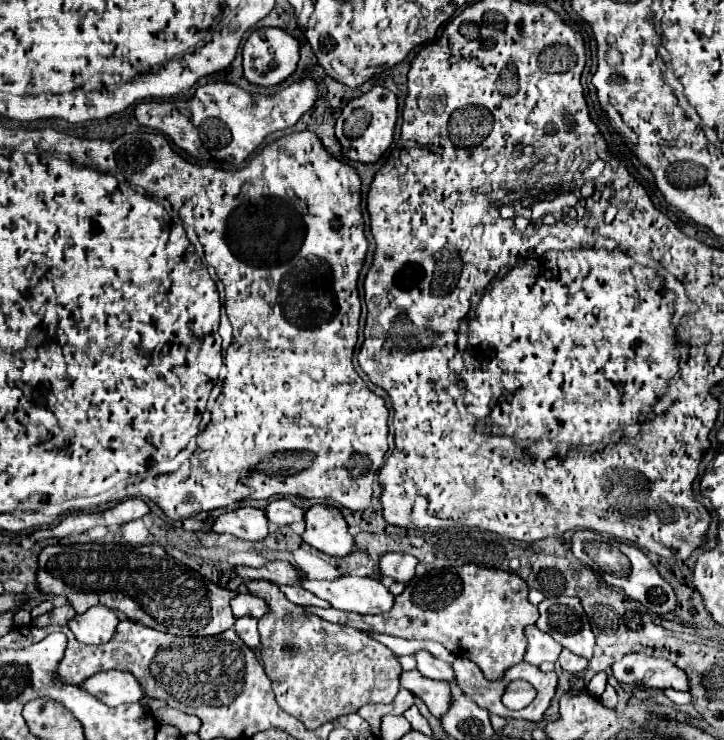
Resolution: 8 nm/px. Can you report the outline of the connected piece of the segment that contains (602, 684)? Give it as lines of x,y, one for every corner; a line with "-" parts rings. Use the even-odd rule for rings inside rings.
600,672
600,674
596,674
590,682
588,682
588,692
592,694
592,696
600,696
602,692
604,692
604,688
606,688
606,678
608,678
608,674
606,672

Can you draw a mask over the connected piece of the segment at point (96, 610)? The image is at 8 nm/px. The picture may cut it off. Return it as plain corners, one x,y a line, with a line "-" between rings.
94,606
84,614
76,614
68,622
68,628
82,644
104,644
112,638
118,622
120,620
114,610
104,606

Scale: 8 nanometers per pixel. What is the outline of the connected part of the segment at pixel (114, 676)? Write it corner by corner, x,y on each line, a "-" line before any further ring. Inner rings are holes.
108,670
96,676
90,676
80,684
80,688
96,696
106,706
138,702
144,696
136,678
130,672
122,672
122,670

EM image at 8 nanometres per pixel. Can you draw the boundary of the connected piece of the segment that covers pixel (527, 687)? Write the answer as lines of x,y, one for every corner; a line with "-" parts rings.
515,681
506,686
502,694
502,702
510,710
520,710
528,706
536,696
536,690
527,681

